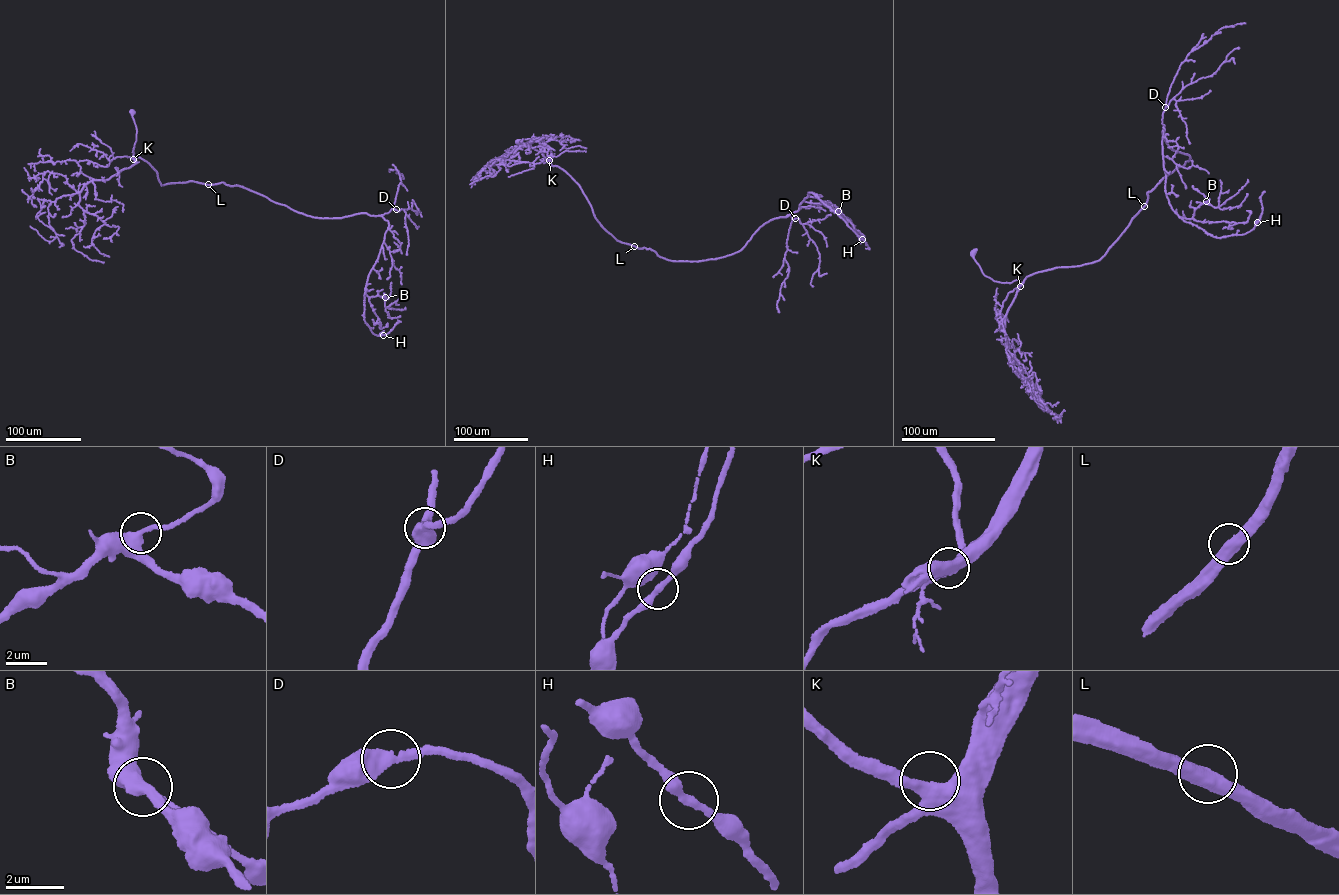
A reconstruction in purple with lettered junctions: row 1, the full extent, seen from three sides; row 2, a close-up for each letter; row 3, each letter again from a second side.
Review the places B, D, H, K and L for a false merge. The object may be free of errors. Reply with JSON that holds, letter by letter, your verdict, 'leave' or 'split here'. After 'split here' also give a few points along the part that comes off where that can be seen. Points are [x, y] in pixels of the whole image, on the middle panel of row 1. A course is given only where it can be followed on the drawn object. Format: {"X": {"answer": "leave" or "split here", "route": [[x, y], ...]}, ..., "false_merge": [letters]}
{"B": {"answer": "leave"}, "D": {"answer": "leave"}, "H": {"answer": "leave"}, "K": {"answer": "leave"}, "L": {"answer": "leave"}, "false_merge": []}

